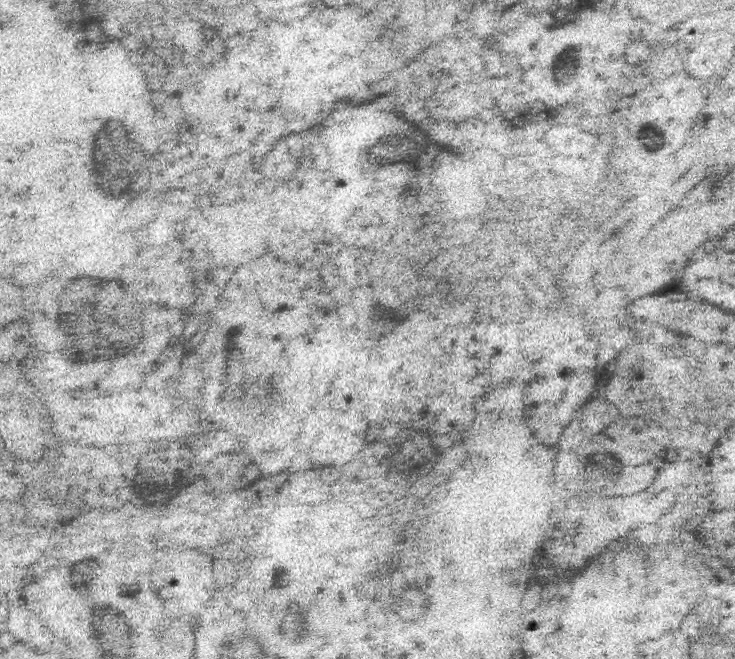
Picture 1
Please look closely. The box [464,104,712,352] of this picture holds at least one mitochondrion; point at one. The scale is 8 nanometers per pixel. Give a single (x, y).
(653, 136)

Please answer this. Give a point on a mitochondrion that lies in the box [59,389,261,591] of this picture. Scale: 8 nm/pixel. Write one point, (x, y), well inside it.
(85, 572)

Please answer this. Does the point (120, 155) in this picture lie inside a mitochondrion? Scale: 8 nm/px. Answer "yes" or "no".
yes

